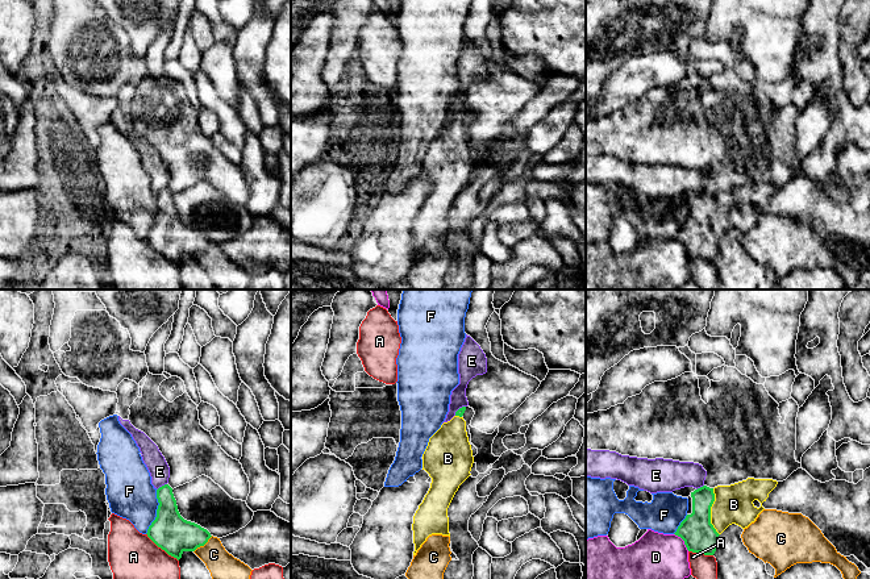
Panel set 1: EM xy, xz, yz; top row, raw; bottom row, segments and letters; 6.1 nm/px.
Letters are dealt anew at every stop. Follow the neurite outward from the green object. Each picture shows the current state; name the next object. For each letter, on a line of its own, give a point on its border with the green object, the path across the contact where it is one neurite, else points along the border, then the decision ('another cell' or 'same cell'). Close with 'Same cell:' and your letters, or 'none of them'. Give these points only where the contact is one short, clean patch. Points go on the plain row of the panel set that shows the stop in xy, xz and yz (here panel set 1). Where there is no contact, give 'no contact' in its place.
A: contact xy (162, 254); another cell
B: contact yz (710, 217); way yz (699, 241), (710, 224), (710, 217), (725, 209), (733, 209); same cell
C: contact xy (203, 250); another cell
D: contact yz (683, 245); another cell
E: contact xy (162, 191); border xy (166, 188), (157, 195); another cell
F: contact xy (157, 217); border xy (157, 195), (157, 221), (145, 238); another cell
Same cell: B

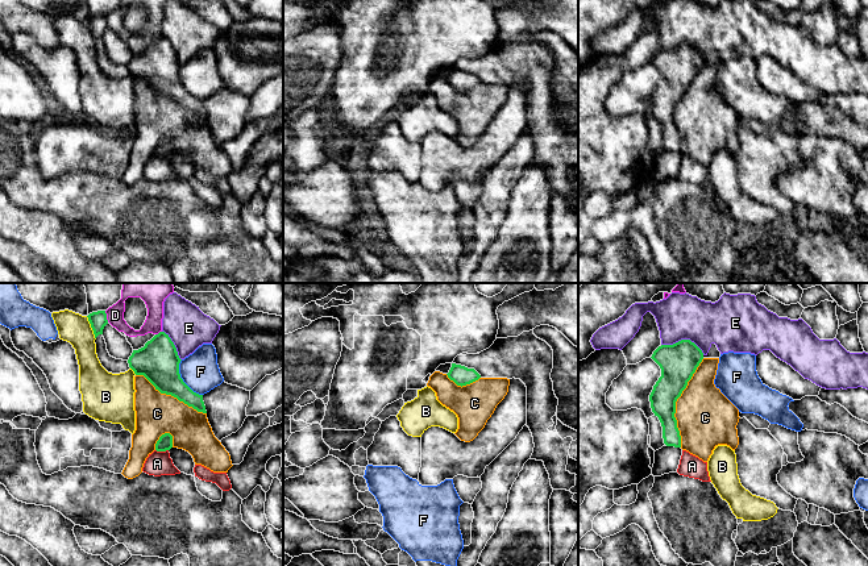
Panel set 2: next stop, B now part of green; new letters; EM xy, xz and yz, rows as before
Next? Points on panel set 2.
A: contact xy (162, 155); border xy (156, 154), (167, 155); another cell
B: contact xy (91, 32); another cell
C: contact yz (675, 108); another cell
D: contact xy (106, 21); another cell
E: contact yz (684, 45); another cell
F: contact xy (182, 84); another cell
Same cell: none of them

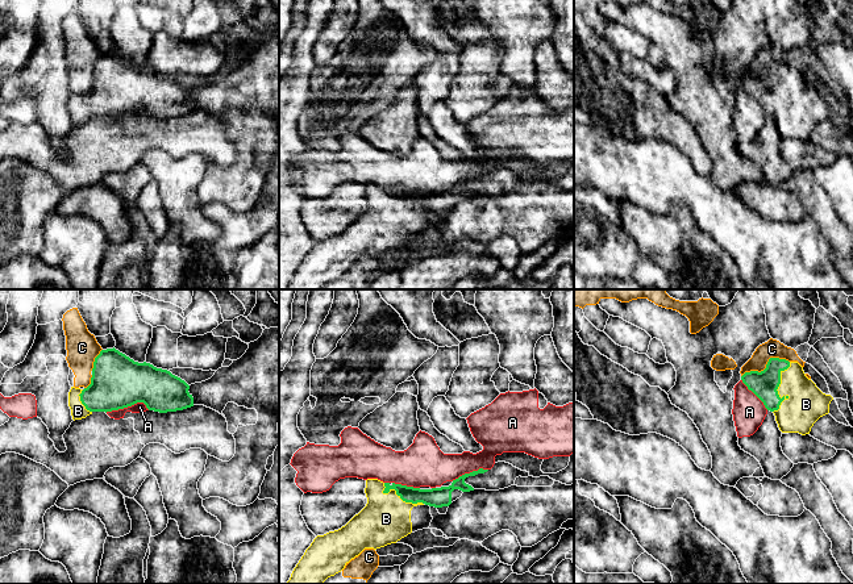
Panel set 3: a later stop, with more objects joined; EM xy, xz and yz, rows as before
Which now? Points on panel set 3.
A: contact xy (127, 112); another cell
B: contact yz (778, 91); same cell
C: contact yz (766, 71); border yz (789, 66), (770, 63), (762, 75), (747, 76), (741, 82); another cell
Same cell: B

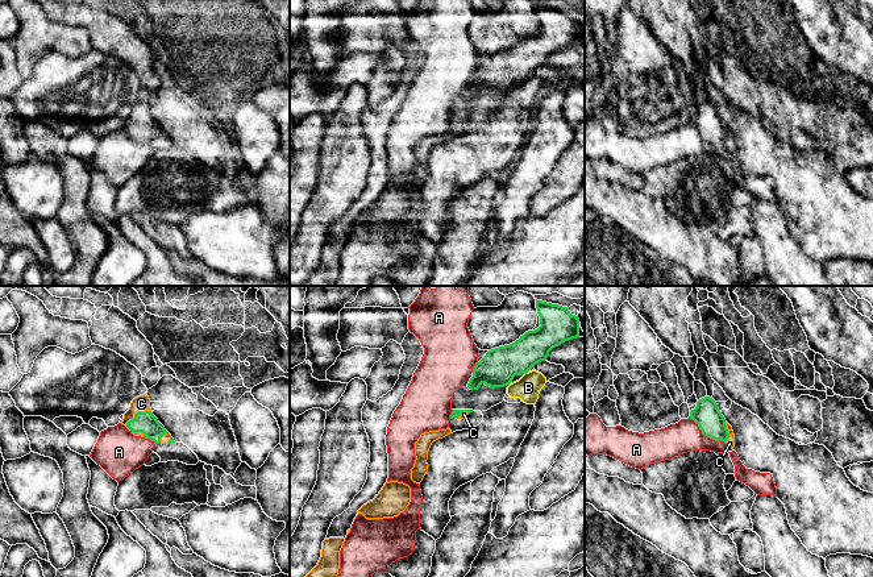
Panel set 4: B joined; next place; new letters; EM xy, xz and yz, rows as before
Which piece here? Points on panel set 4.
A: contact yz (706, 140); another cell
B: contact xz (526, 77); another cell
C: contact xy (136, 119); way xy (145, 127), (136, 119), (141, 108); same cell
Same cell: C

